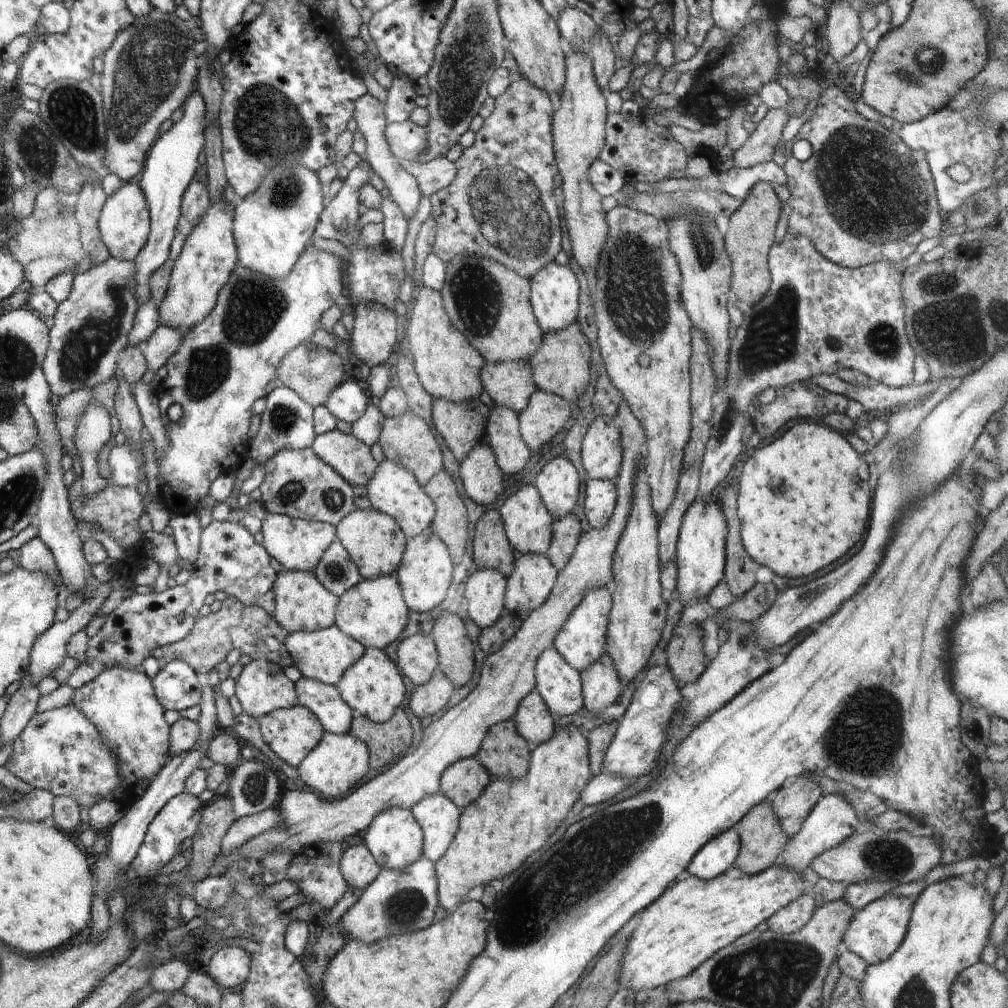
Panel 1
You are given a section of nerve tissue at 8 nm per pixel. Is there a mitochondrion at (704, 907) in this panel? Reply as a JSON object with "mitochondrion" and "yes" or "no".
{"mitochondrion":"no"}

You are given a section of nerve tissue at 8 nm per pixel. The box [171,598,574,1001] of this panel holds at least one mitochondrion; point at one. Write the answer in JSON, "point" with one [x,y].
{"point":[405,908]}

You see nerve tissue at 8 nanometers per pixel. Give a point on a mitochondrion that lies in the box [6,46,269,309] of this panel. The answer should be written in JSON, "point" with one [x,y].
{"point":[73,112]}

